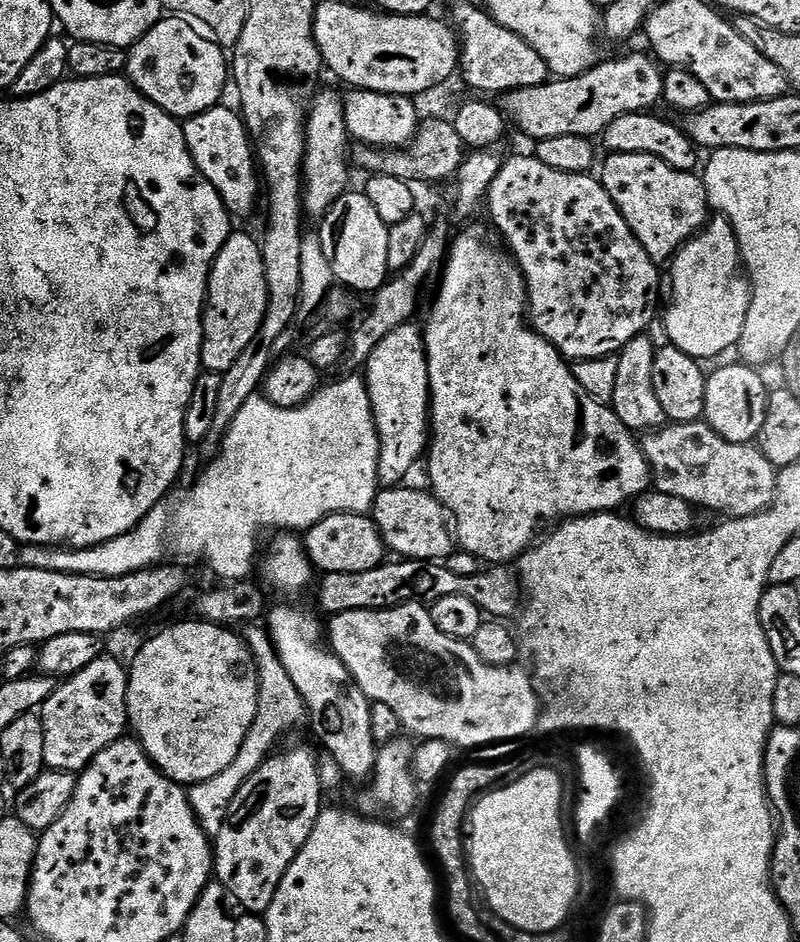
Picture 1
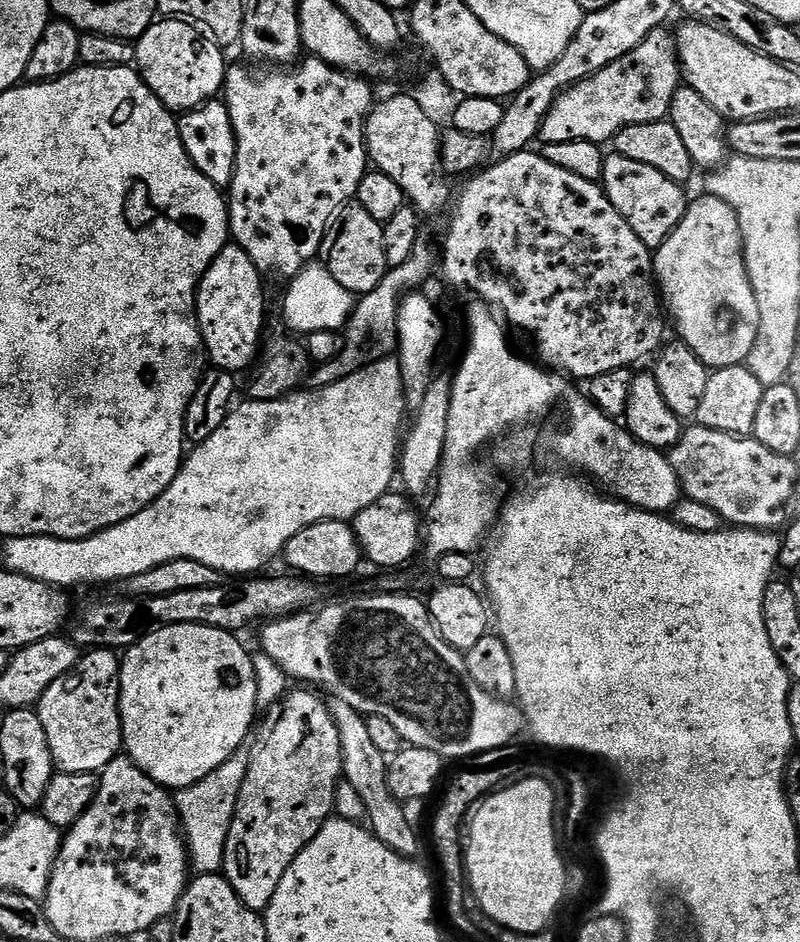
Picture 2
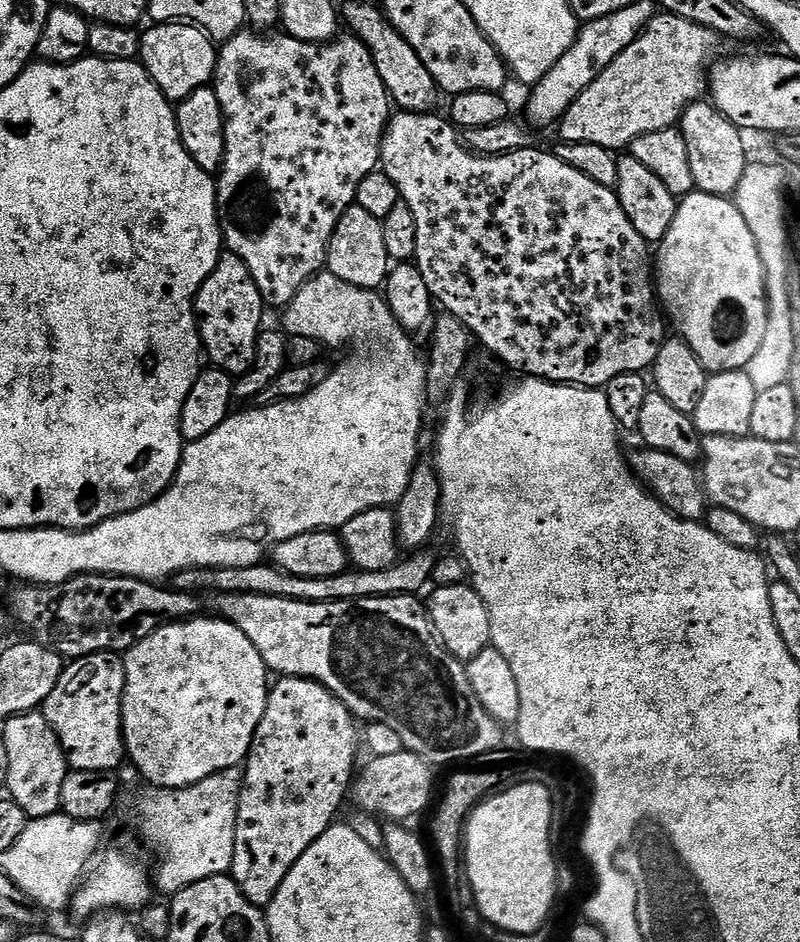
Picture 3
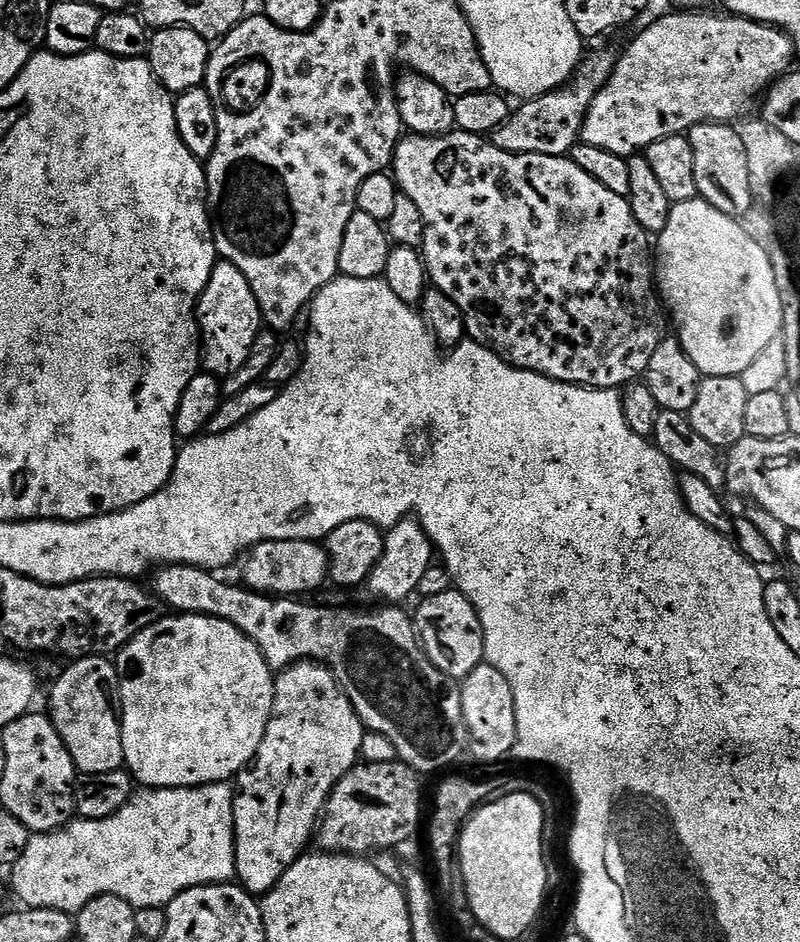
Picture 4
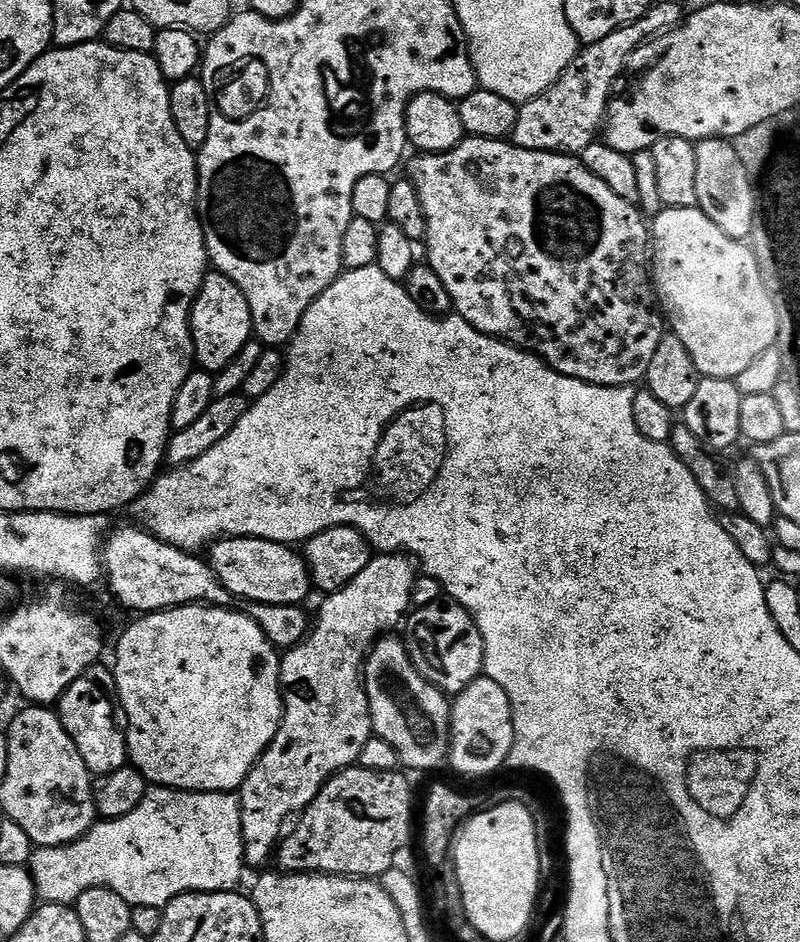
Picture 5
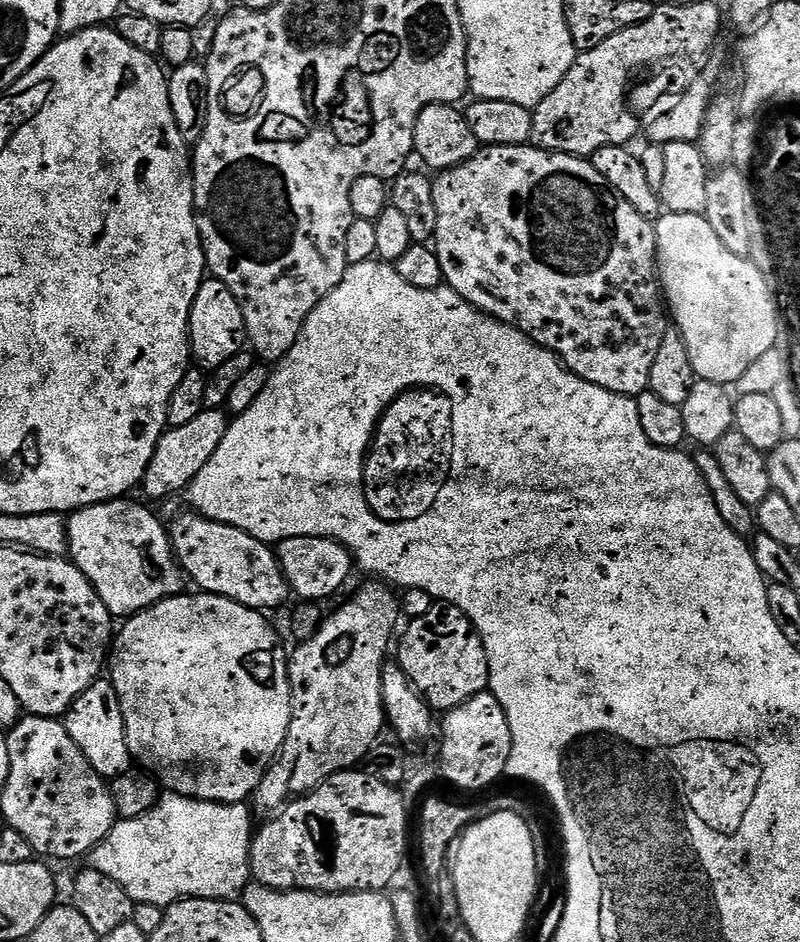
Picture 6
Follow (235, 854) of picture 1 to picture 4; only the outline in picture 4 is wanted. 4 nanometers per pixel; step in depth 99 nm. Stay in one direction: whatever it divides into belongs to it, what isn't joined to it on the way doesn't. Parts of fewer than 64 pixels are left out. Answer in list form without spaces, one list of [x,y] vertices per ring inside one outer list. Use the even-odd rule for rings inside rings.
[[[297,662],[275,677],[276,693],[272,717],[266,726],[262,746],[256,759],[240,773],[234,788],[232,809],[236,831],[235,879],[245,892],[260,898],[280,881],[282,874],[305,855],[308,843],[313,843],[324,806],[334,786],[360,760],[360,747],[366,731],[354,706],[332,676],[331,668],[319,662]]]

